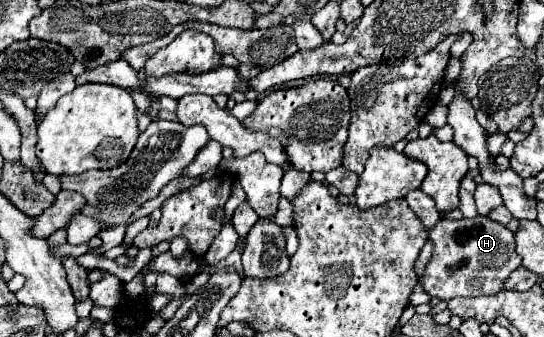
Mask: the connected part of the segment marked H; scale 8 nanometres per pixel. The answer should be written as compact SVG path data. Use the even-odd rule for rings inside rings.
M440 219L436 227L428 229L428 239L434 243L434 251L418 283L430 297L438 297L440 301L494 295L504 289L508 275L522 263L520 255L514 251L512 231L494 221Z

